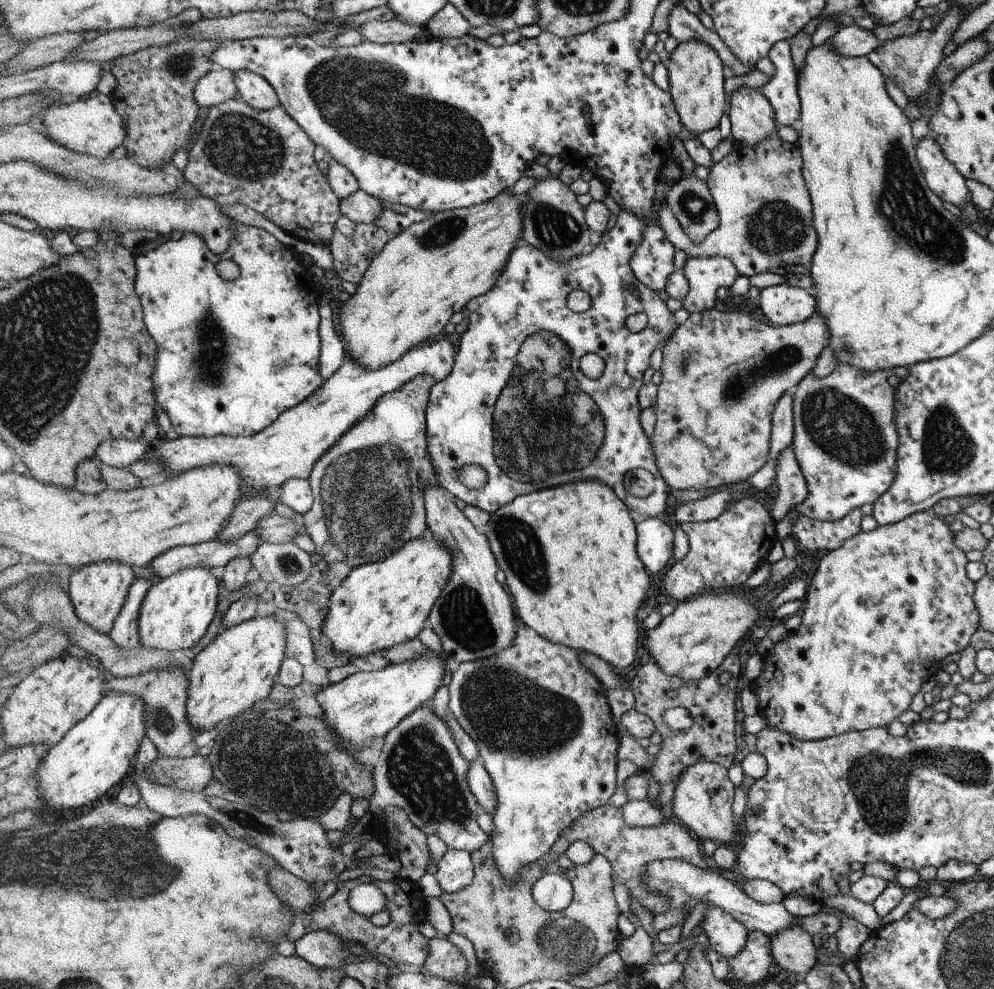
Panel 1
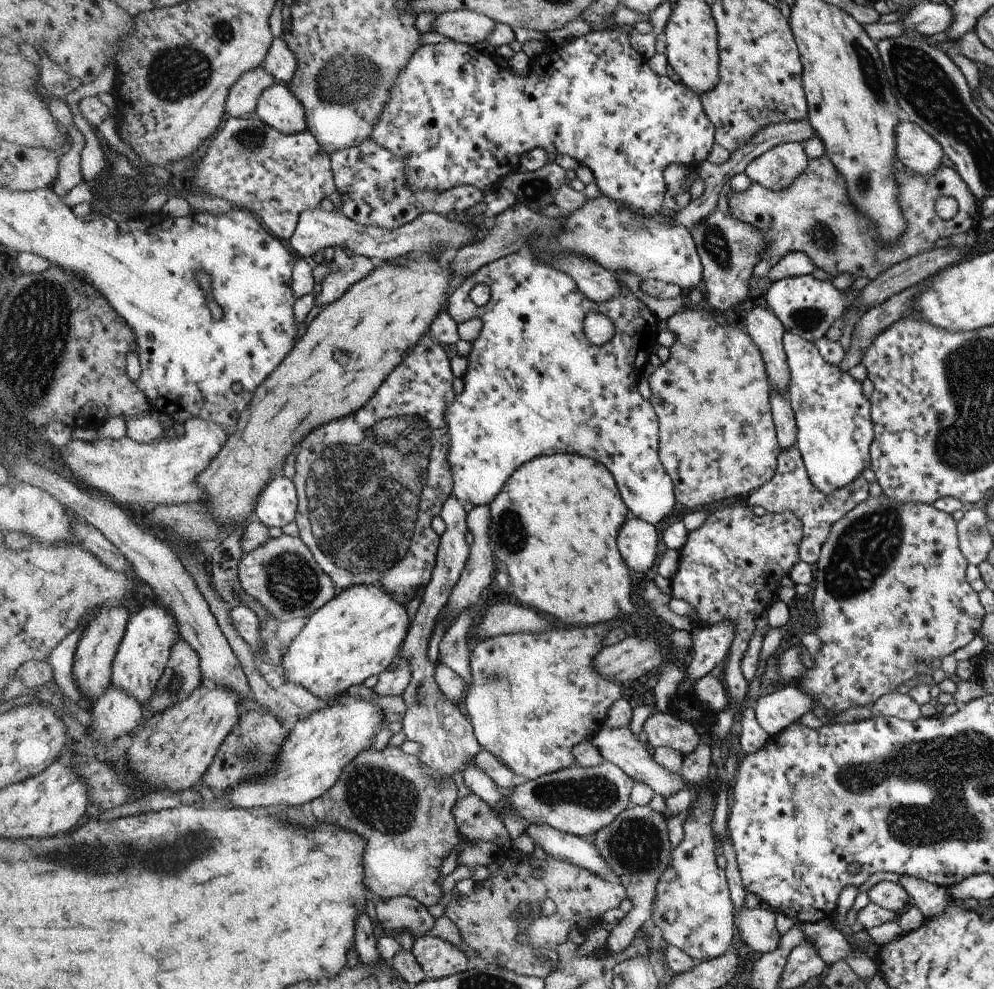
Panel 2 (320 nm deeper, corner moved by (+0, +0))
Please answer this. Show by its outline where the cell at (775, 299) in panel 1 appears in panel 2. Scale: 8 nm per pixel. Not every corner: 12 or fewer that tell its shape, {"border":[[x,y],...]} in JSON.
{"border":[[812,274],[774,281],[766,298],[786,332],[820,340],[859,298]]}

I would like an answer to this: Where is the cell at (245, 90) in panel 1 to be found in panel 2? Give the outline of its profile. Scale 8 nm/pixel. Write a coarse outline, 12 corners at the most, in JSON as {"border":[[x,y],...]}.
{"border":[[284,85],[261,93],[255,116],[282,134],[309,128],[305,106]]}

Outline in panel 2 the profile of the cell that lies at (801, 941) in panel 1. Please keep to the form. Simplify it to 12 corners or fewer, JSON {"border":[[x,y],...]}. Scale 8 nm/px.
{"border":[[770,909],[734,911],[739,938],[754,952],[775,949],[782,934]]}

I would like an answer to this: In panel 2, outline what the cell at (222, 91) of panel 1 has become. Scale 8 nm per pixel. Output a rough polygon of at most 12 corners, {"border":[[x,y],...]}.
{"border":[[263,66],[244,73],[227,98],[229,116],[255,116],[275,80]]}

